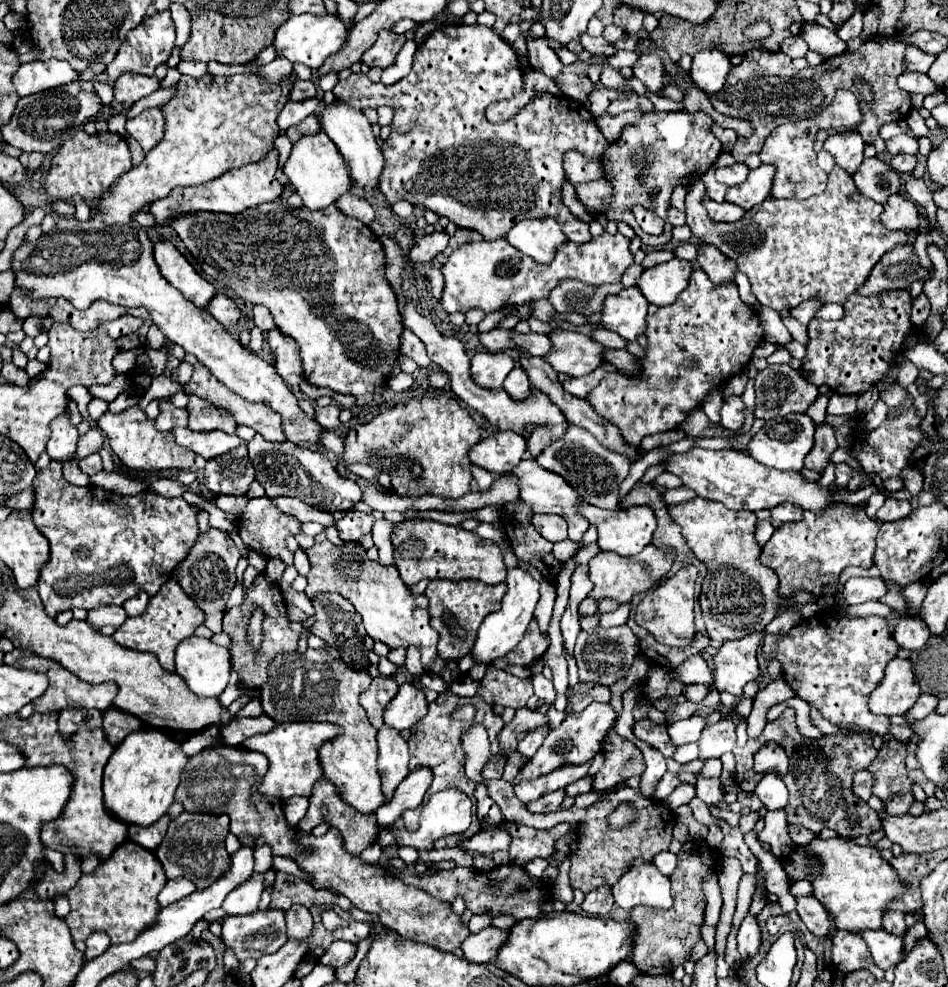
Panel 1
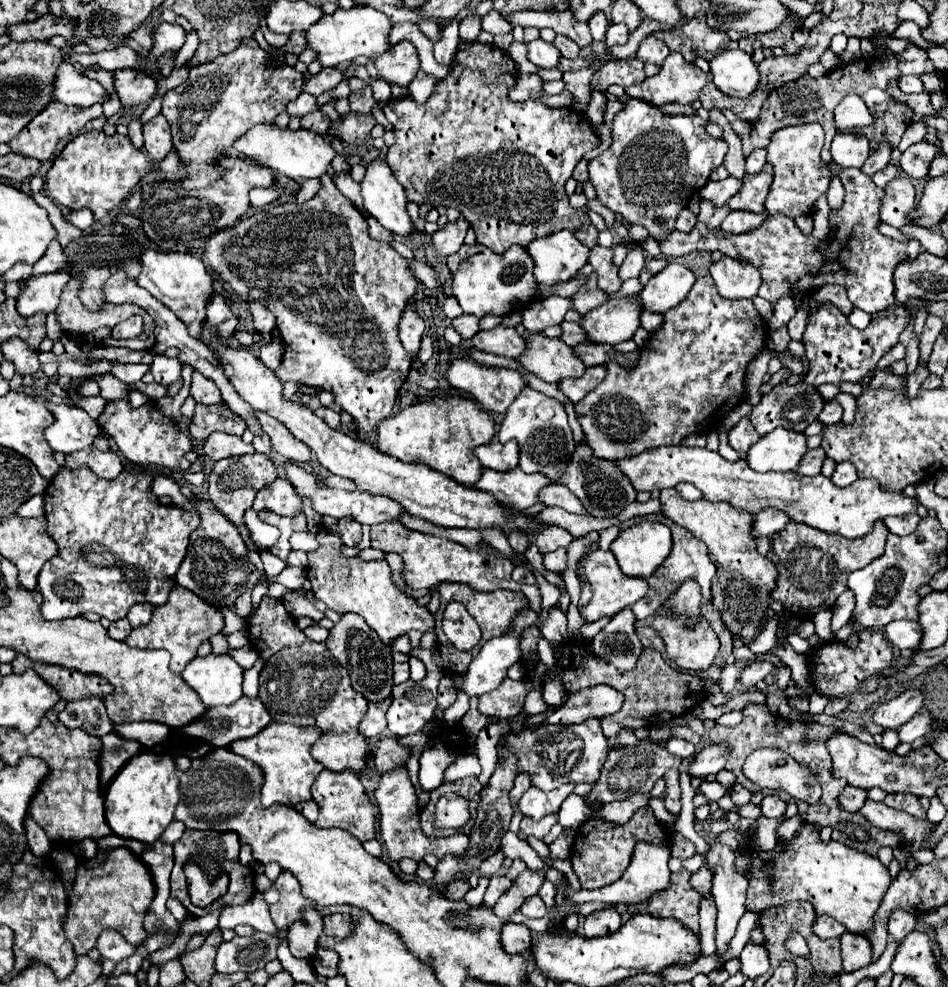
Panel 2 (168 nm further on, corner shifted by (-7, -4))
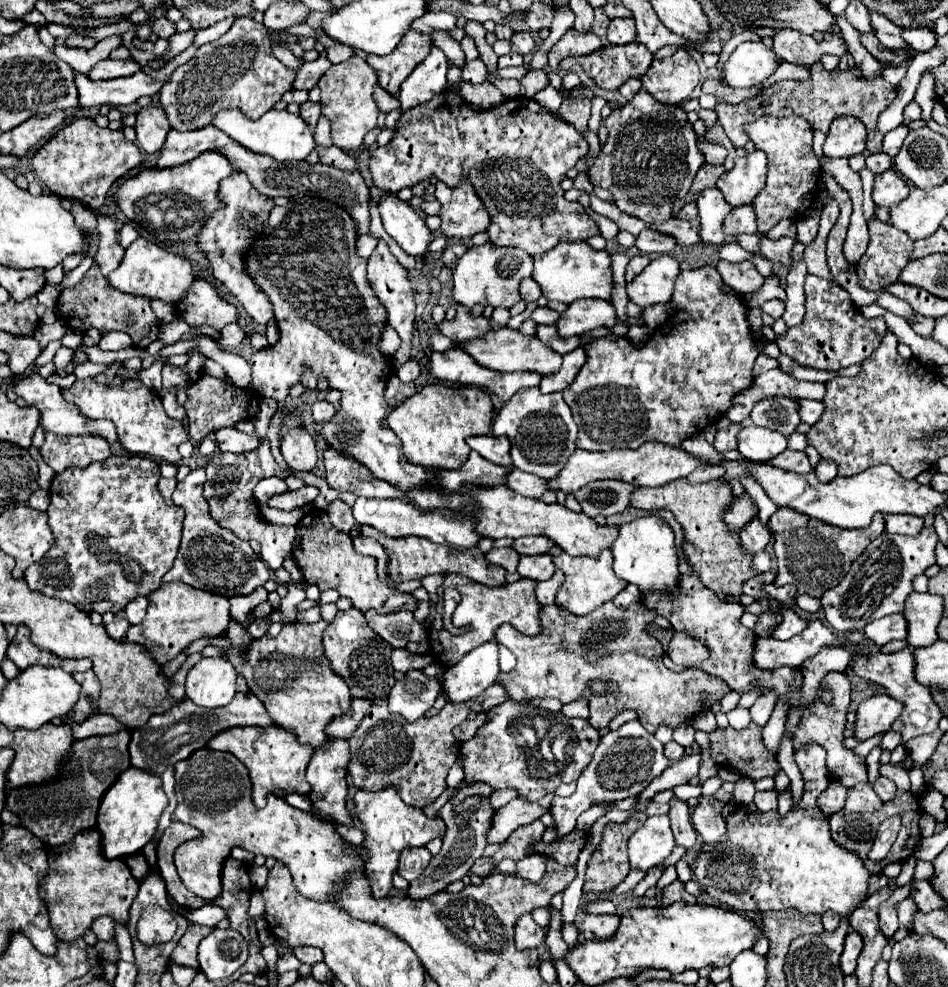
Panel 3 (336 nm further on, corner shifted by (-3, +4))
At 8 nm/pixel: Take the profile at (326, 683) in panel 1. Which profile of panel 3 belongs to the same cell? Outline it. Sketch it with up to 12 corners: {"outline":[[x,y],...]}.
{"outline":[[325,620],[223,654],[271,720],[323,748],[351,710]]}

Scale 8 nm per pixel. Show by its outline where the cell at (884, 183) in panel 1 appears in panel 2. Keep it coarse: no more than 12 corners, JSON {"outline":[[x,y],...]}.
{"outline":[[887,140],[867,158],[861,172],[873,176],[889,164],[891,144]]}

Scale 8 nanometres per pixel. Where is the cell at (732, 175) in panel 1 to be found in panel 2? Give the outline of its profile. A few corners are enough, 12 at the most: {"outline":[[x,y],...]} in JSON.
{"outline":[[733,176],[713,182],[709,180],[701,190],[701,198],[713,206],[723,206],[741,180]]}

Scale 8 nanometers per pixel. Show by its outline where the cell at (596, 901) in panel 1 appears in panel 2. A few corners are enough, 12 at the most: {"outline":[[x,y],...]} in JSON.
{"outline":[[615,908],[585,918],[583,936],[597,938],[617,932],[621,916]]}

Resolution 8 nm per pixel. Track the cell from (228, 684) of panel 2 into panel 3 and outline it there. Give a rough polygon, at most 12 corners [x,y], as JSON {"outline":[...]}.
{"outline":[[201,658],[187,674],[187,698],[203,708],[235,698],[235,666]]}

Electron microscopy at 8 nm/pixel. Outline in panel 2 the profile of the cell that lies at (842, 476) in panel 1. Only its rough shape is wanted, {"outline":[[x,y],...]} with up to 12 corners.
{"outline":[[839,462],[831,482],[841,488],[855,482],[855,466]]}

